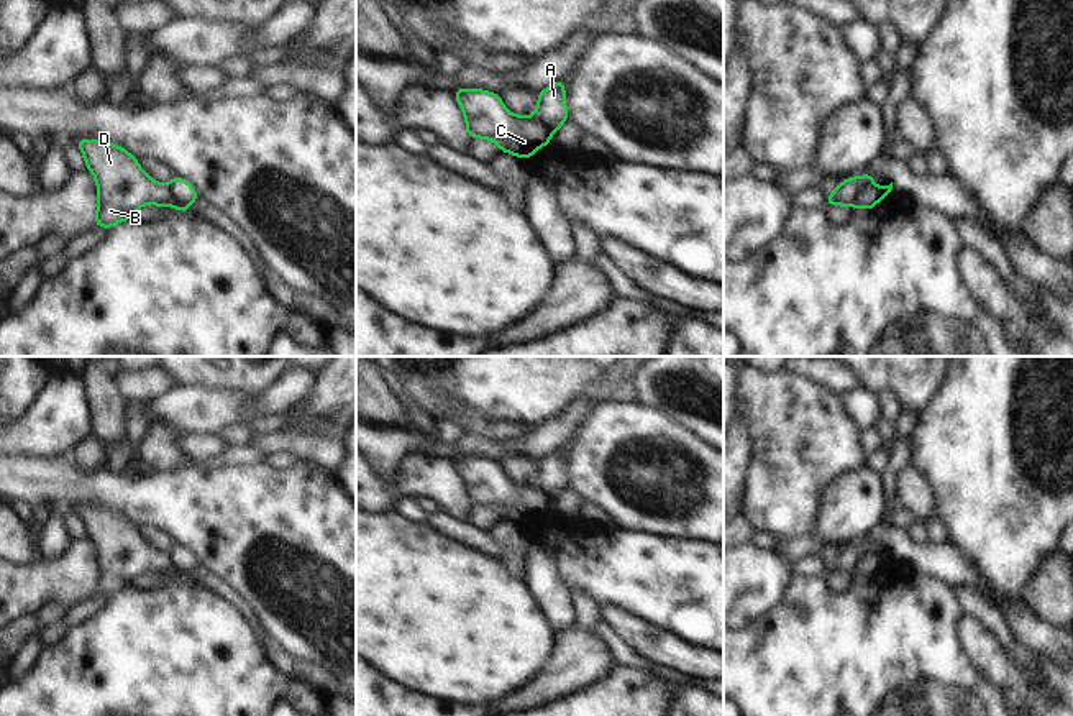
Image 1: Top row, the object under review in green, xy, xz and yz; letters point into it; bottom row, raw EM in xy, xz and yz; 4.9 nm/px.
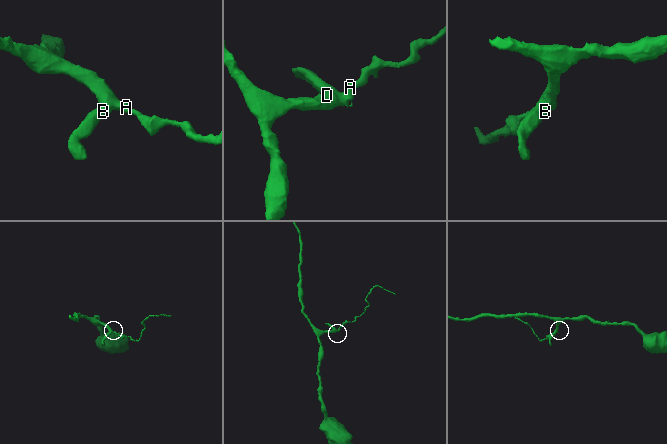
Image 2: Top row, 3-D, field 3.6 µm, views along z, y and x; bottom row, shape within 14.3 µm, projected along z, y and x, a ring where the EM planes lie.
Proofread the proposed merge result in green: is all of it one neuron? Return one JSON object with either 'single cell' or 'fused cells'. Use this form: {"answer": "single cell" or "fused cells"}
{"answer": "fused cells"}

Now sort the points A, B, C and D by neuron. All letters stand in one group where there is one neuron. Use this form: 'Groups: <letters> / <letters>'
Groups: A / B C D.

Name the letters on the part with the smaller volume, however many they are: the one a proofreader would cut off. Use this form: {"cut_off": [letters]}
{"cut_off": ["A"]}

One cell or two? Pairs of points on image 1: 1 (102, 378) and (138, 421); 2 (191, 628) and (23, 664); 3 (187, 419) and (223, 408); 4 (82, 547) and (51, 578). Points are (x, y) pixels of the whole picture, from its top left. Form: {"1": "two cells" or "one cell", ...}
{"1": "two cells", "2": "two cells", "3": "one cell", "4": "one cell"}

